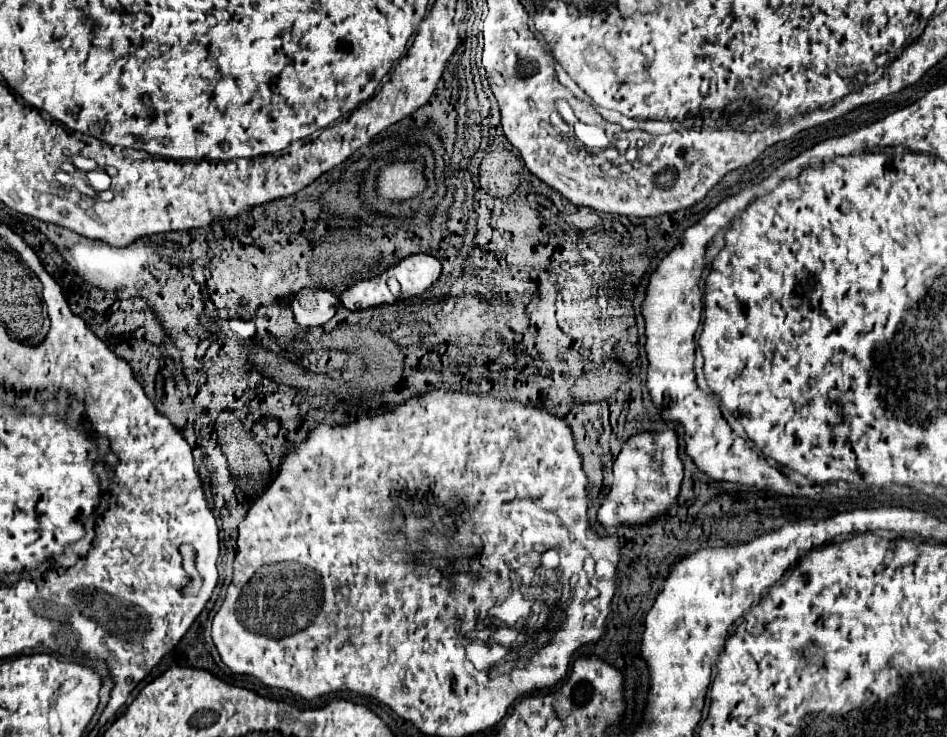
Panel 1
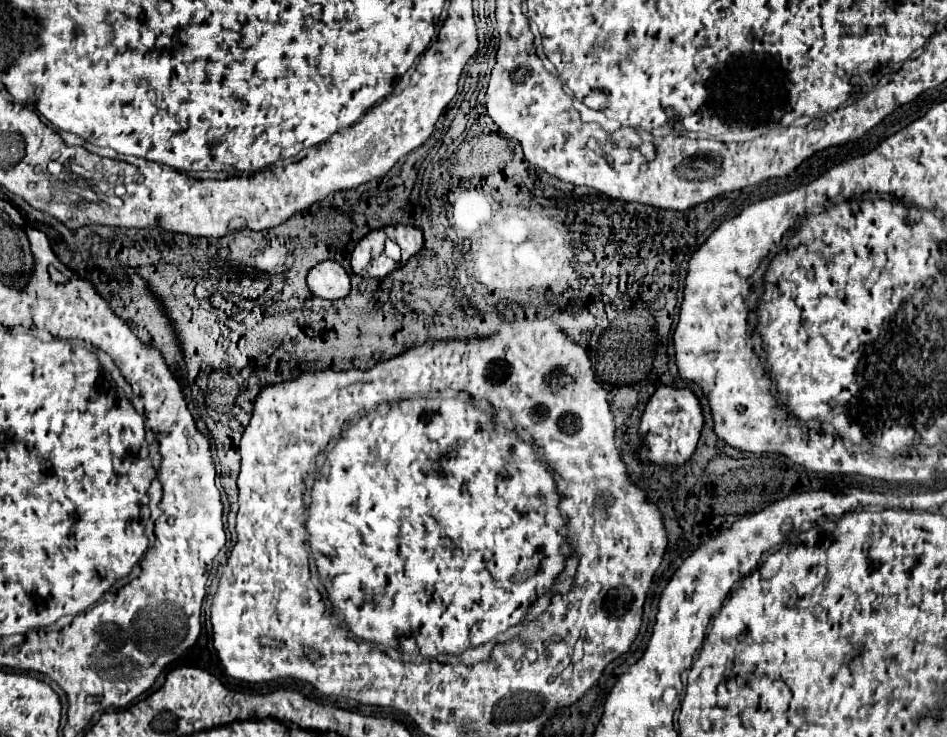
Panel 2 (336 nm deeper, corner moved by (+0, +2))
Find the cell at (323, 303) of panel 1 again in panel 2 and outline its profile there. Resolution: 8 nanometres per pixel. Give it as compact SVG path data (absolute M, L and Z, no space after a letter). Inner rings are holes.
M322 261L308 273L308 289L320 299L344 299L350 293L350 277L336 261Z

